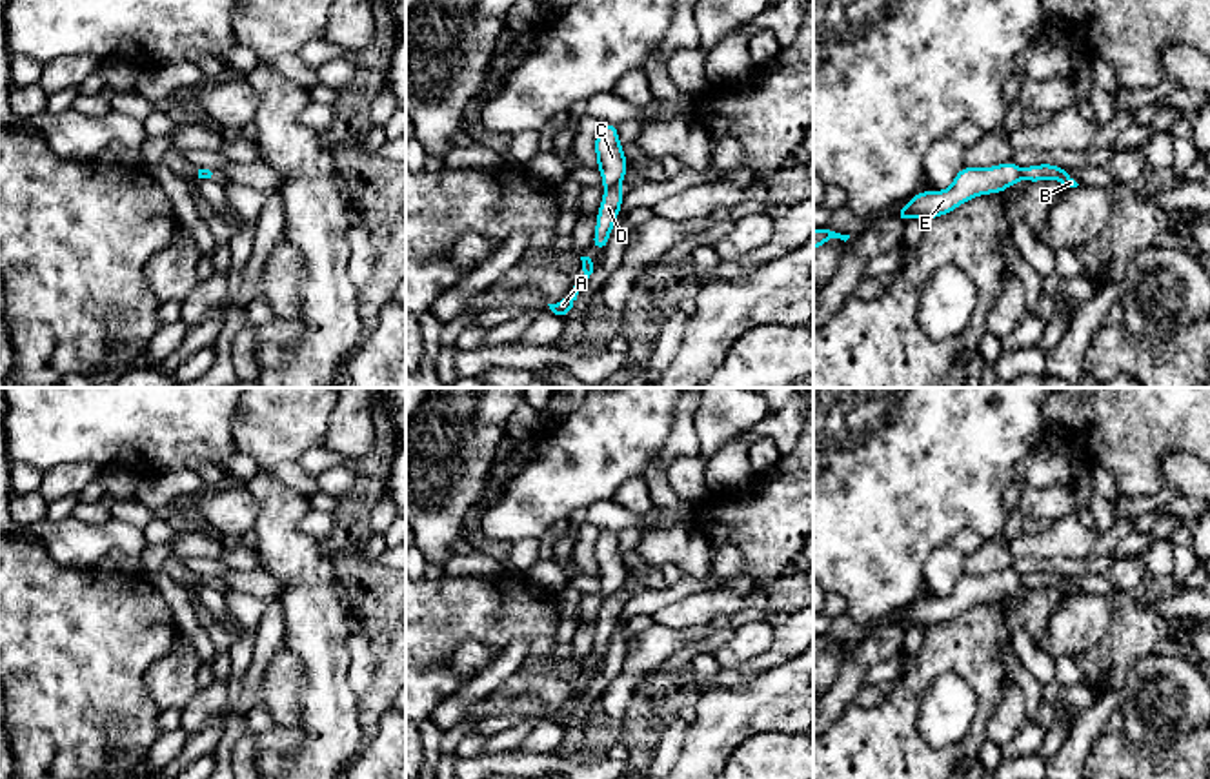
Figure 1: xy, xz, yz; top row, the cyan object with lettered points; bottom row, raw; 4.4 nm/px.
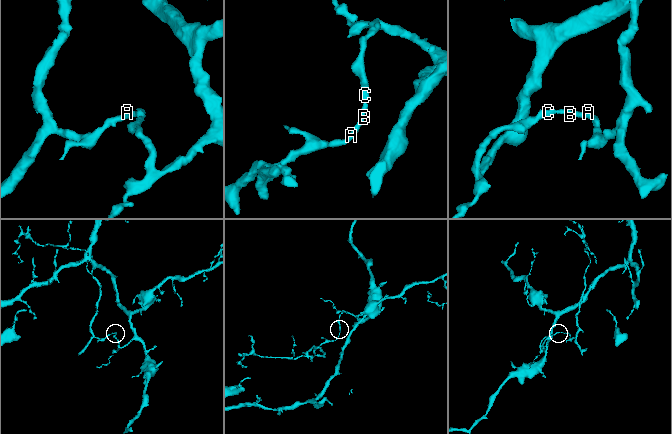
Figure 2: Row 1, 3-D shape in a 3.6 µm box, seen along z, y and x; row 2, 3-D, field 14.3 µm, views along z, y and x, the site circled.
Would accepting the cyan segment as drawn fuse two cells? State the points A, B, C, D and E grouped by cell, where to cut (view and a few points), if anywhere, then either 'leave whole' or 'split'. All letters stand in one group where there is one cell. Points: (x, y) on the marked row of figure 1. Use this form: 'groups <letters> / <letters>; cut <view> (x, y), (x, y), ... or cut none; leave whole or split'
groups A B D / C E; cut xz (619, 186), (606, 190); split

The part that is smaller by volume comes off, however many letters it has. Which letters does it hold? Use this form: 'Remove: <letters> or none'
Remove: A, B, D

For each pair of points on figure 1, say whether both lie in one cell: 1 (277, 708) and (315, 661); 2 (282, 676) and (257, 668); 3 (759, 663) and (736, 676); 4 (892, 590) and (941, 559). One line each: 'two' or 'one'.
1: two
2: two
3: one
4: two

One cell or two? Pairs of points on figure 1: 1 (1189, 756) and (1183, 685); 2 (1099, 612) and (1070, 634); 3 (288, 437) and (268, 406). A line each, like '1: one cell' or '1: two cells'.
1: two cells
2: one cell
3: one cell

